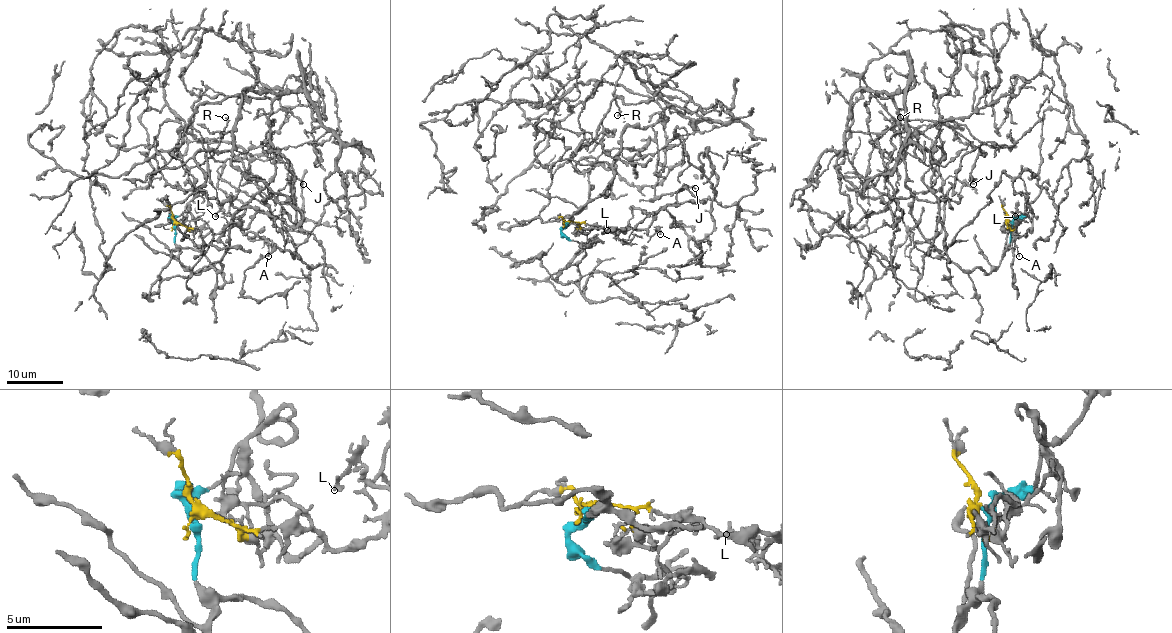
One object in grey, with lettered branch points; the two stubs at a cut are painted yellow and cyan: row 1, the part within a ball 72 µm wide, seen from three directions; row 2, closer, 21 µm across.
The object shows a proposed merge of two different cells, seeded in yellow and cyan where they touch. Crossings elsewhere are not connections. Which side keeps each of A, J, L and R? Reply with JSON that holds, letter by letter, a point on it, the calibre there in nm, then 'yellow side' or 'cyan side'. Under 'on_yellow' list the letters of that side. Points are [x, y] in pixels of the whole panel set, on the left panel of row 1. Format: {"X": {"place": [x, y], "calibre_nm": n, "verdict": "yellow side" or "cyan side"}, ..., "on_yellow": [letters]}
{"A": {"place": [268, 256], "calibre_nm": 150, "verdict": "yellow side"}, "J": {"place": [303, 184], "calibre_nm": 170, "verdict": "cyan side"}, "L": {"place": [215, 216], "calibre_nm": 120, "verdict": "yellow side"}, "R": {"place": [225, 117], "calibre_nm": 160, "verdict": "cyan side"}, "on_yellow": ["A", "L"]}

